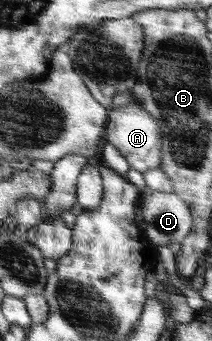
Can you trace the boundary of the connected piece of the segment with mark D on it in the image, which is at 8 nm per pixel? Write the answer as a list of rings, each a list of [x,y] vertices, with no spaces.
[[[147,190],[139,199],[138,220],[147,223],[142,232],[157,246],[180,243],[191,232],[193,219],[189,203],[177,194]]]

